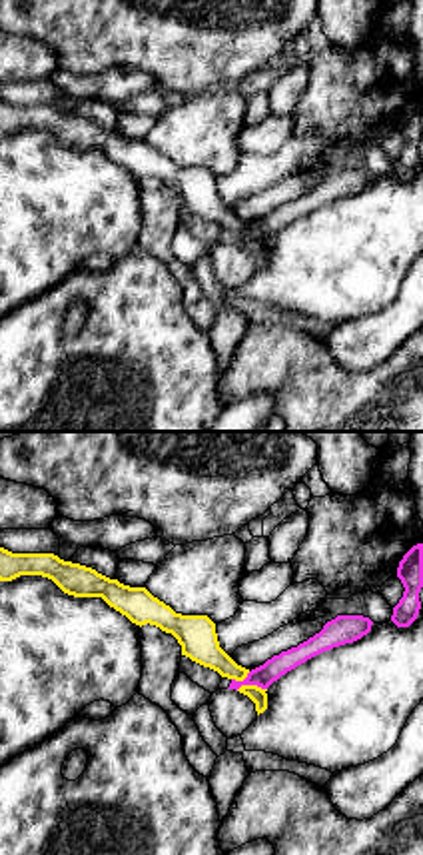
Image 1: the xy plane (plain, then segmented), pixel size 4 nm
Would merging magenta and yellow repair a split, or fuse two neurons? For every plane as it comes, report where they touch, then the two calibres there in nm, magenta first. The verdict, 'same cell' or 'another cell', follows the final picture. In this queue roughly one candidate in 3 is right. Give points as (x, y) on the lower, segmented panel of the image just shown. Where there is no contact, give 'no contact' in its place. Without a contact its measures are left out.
contact (250, 684); calibres 90 and 70 nm

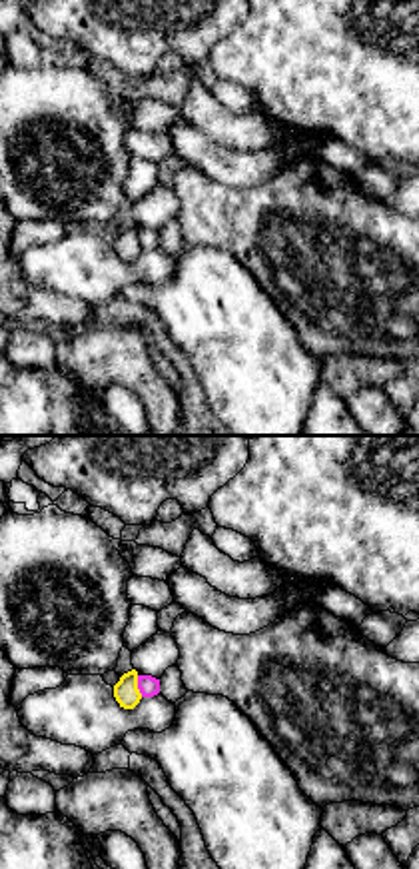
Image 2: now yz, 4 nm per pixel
contact (138, 686); calibres 90 and 100 nm

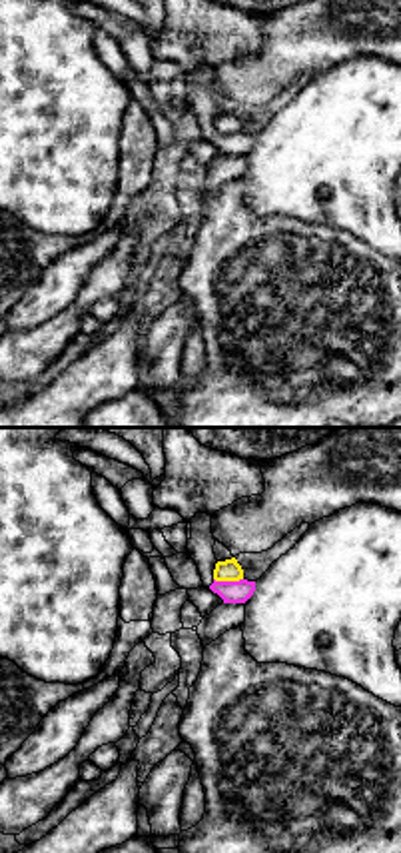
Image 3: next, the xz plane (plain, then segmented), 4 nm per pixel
contact (228, 582); calibres 100 and 90 nm

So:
another cell

